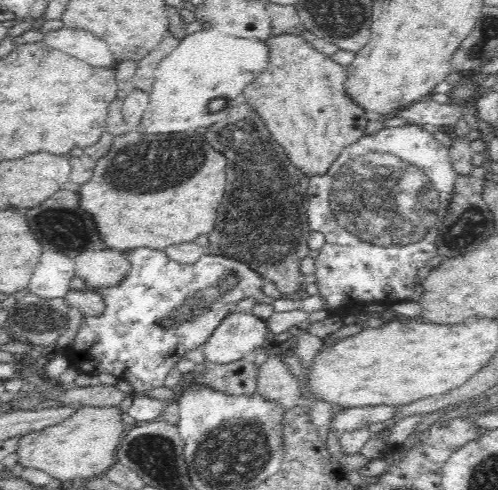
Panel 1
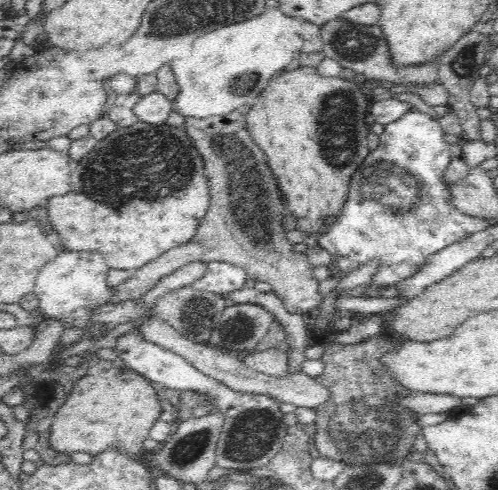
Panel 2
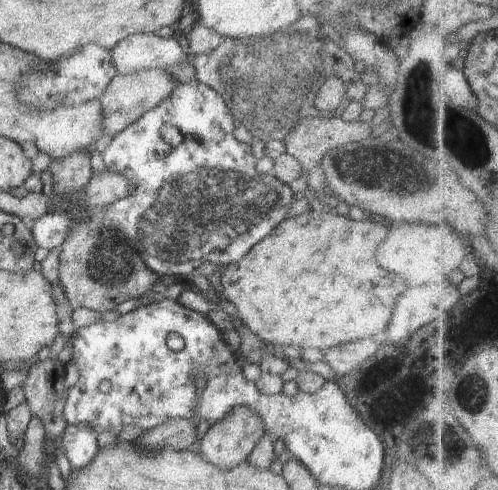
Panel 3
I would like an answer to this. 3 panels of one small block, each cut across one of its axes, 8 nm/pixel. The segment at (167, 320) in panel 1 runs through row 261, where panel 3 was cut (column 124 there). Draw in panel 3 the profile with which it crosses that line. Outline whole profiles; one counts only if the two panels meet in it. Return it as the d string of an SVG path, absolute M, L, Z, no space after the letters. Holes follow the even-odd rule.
M200 81L176 82L172 94L162 96L158 106L145 112L101 148L106 170L126 176L134 184L134 192L112 202L110 206L85 207L74 214L66 211L33 220L29 229L34 242L38 247L49 251L59 249L66 240L66 234L72 230L74 220L80 218L92 230L116 230L118 236L138 252L144 264L160 277L174 274L190 277L206 261L218 266L240 262L252 246L288 219L290 206L300 195L294 194L292 188L280 182L276 176L270 173L265 175L256 170L257 159L252 154L250 144L238 141L233 134L233 119L220 94L206 84ZM166 124L174 126L182 134L183 140L178 146L162 139L162 128Z

